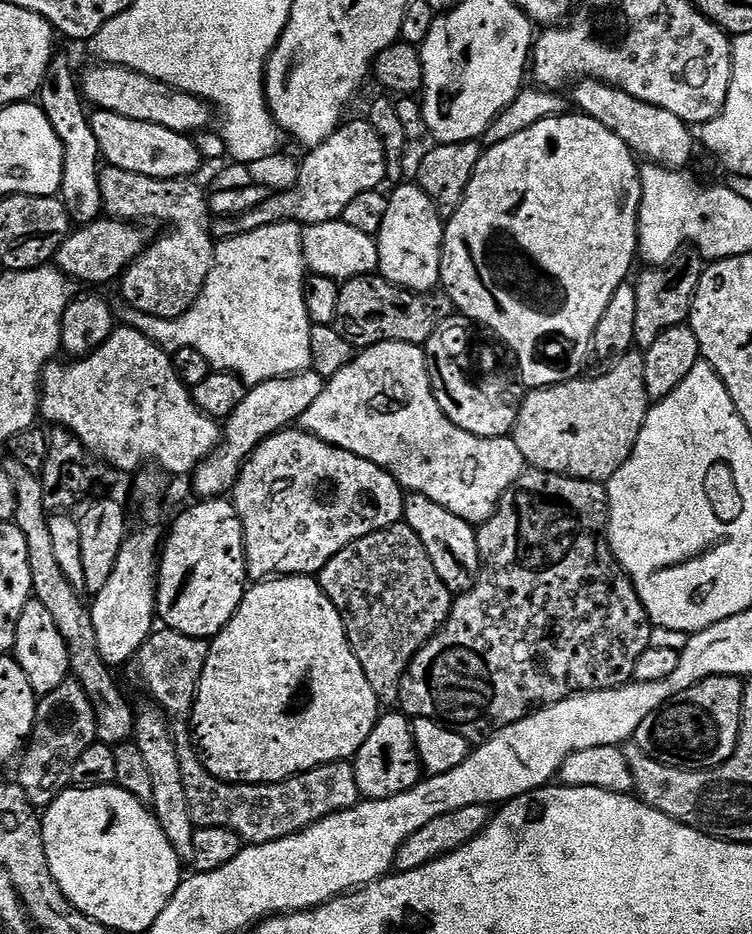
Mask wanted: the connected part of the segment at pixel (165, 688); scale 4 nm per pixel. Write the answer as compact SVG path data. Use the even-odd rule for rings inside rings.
M156 630L148 641L140 647L134 657L136 672L142 683L148 687L153 701L164 709L169 717L191 717L192 707L196 701L196 691L206 666L209 641L198 636L187 636L171 630Z

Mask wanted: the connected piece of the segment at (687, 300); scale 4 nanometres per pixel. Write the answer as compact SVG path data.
M695 250L681 251L669 264L652 266L634 280L638 294L638 310L634 321L635 347L647 350L658 342L661 334L666 334L674 326L685 323L692 315L692 299L698 290L700 276L704 273L706 261Z

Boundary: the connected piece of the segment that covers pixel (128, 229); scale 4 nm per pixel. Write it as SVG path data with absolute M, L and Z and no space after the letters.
M101 218L81 224L69 232L66 242L62 242L54 257L55 267L59 268L69 280L84 284L108 284L119 281L124 269L138 259L150 243L147 227L136 222Z

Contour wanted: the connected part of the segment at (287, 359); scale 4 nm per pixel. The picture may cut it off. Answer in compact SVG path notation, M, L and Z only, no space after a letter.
M289 222L262 226L240 236L221 239L216 244L216 257L210 274L194 306L190 306L190 310L177 320L155 321L156 343L169 354L177 348L198 350L215 371L231 372L248 386L270 382L279 376L291 376L294 372L309 371L312 367L310 340L313 323L304 301L306 265L301 235L301 225Z

